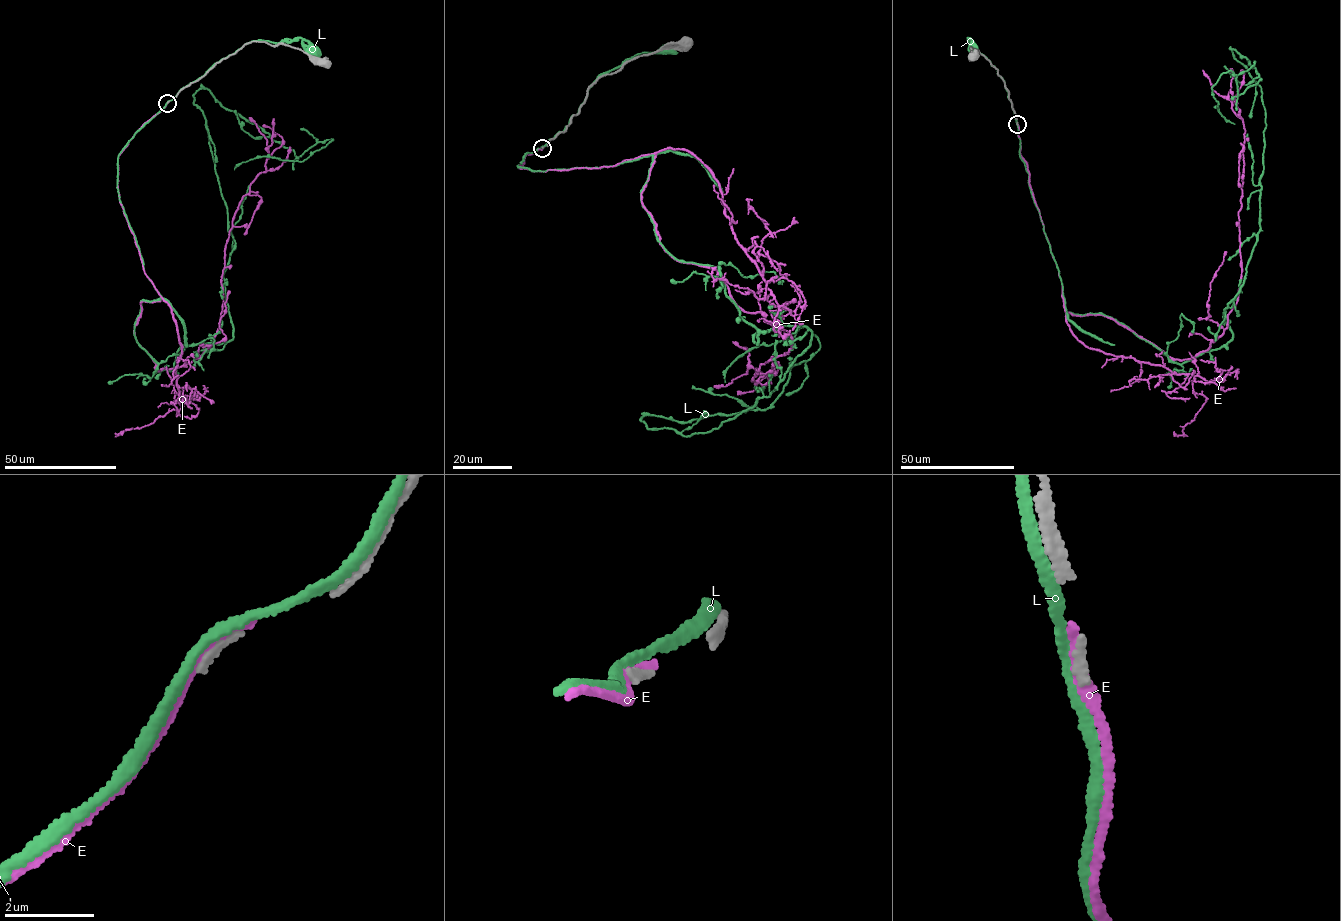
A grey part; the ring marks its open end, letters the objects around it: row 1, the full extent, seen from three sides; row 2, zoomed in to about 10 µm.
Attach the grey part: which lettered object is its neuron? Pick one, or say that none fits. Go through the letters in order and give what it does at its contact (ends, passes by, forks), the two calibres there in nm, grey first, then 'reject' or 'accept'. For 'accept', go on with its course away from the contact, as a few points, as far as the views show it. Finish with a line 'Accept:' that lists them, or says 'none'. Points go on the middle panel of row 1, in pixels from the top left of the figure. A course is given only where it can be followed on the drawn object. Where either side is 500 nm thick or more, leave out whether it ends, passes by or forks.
E: it ends | 190/260 nm | reject
L: it passes by | 190/220 nm | reject
Accept: none

